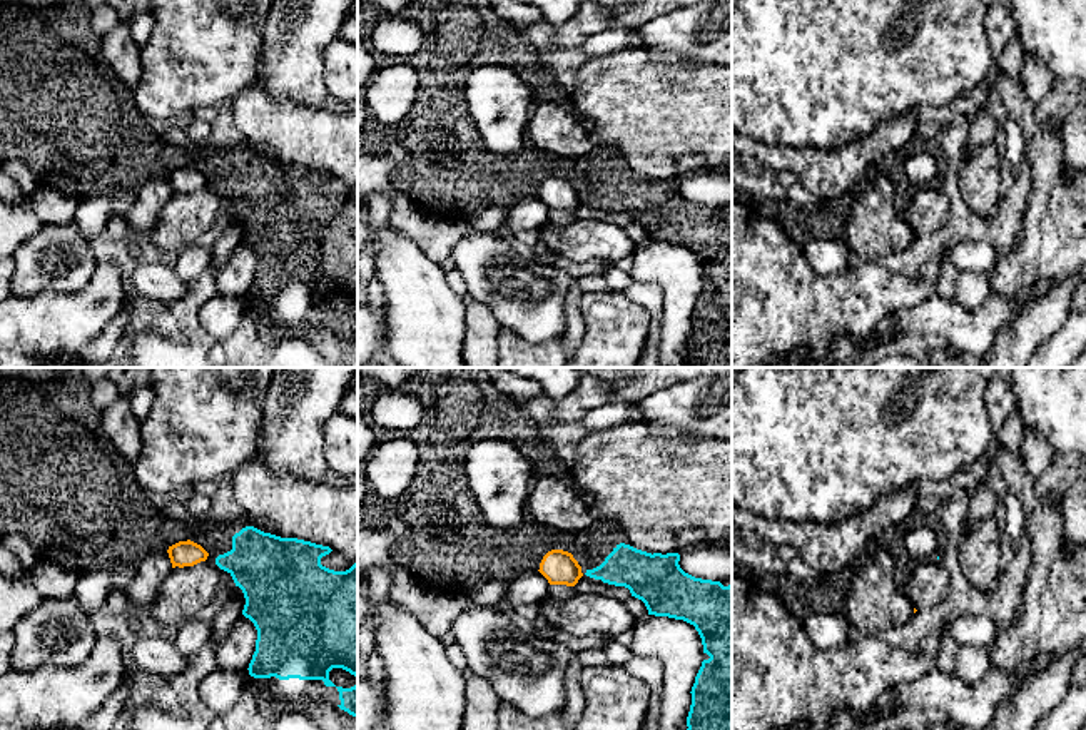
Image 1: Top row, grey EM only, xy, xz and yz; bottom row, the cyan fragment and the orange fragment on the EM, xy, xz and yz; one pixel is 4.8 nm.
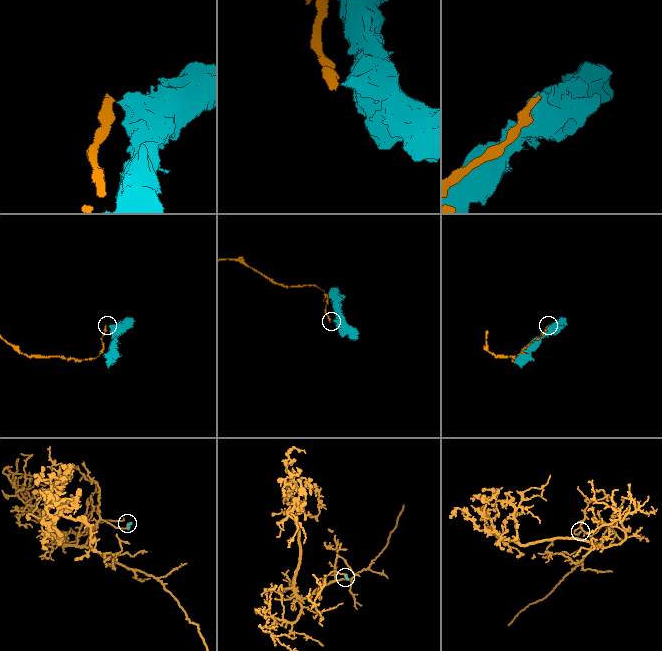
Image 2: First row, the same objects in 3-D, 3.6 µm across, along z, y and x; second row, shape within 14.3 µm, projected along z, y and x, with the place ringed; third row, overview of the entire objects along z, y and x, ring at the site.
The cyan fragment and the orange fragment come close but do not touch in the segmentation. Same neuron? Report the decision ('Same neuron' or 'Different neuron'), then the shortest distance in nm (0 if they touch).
Different neuron. Distance 20 nm

